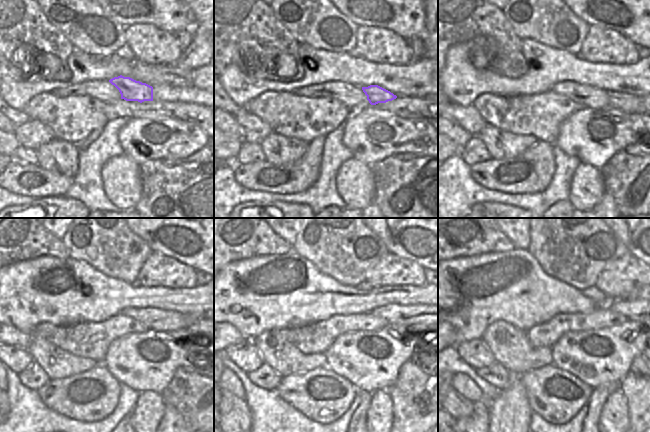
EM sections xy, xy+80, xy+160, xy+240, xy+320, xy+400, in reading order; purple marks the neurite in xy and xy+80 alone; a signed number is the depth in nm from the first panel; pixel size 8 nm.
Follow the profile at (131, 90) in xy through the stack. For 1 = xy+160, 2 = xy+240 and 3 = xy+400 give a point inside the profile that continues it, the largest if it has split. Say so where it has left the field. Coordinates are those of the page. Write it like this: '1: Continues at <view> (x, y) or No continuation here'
1: Continues at xy+160 (625, 102)
2: Continues at xy+240 (193, 327)
3: No continuation here.

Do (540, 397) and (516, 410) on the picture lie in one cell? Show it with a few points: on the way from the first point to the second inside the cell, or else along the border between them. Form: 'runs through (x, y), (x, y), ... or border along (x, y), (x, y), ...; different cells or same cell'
border along (521, 382), (526, 392), (528, 405), (533, 412); different cells

